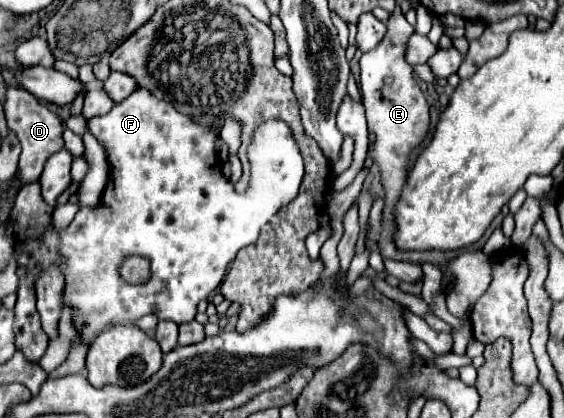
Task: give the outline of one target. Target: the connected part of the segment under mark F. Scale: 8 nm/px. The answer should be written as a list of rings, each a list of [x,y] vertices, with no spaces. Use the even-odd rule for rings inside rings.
[[[145,89],[131,93],[107,115],[93,117],[87,127],[107,151],[113,187],[109,189],[107,181],[101,201],[91,207],[81,207],[71,225],[61,233],[61,253],[65,255],[63,307],[71,309],[71,325],[77,331],[73,345],[81,341],[89,345],[105,327],[135,323],[147,313],[155,313],[159,319],[169,319],[173,323],[193,321],[197,303],[219,287],[237,251],[253,243],[259,237],[259,229],[269,223],[281,207],[295,199],[305,173],[301,151],[287,123],[281,123],[281,119],[267,119],[253,131],[247,149],[251,163],[249,187],[245,195],[235,193],[233,183],[221,173],[221,161],[215,153],[217,133],[211,133],[209,125],[189,121],[189,117]],[[129,255],[139,255],[149,261],[151,277],[147,283],[131,285],[121,279],[119,267]]]

